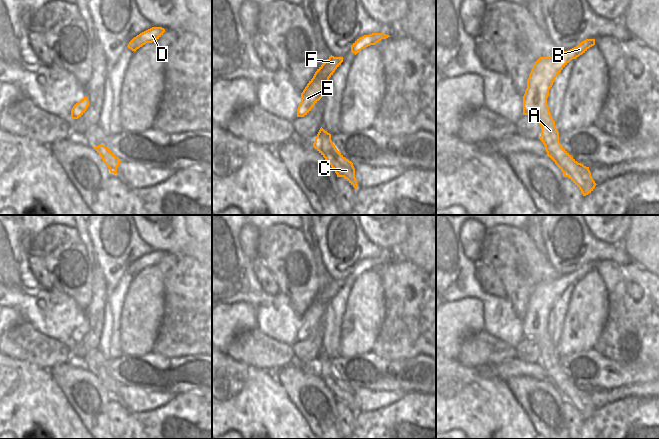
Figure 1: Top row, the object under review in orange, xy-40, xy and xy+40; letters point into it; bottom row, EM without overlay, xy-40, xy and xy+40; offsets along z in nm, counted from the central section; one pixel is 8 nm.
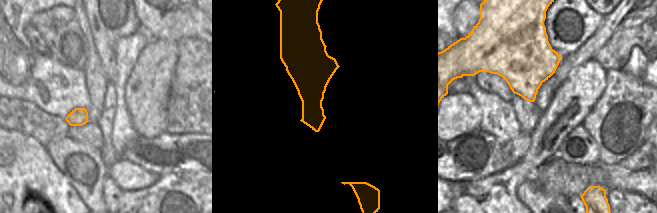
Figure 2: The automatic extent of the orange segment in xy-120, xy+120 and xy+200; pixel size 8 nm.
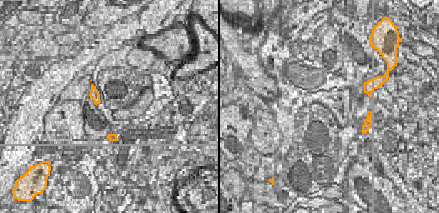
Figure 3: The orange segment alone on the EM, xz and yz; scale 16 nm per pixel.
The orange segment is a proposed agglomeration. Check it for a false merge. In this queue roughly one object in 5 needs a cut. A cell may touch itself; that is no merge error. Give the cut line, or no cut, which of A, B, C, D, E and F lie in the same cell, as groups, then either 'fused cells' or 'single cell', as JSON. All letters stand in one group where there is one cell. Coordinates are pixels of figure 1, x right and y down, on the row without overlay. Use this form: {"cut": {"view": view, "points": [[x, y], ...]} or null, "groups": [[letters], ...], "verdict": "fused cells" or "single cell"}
{"cut": null, "groups": [["A", "B", "C", "D", "E", "F"]], "verdict": "single cell"}

